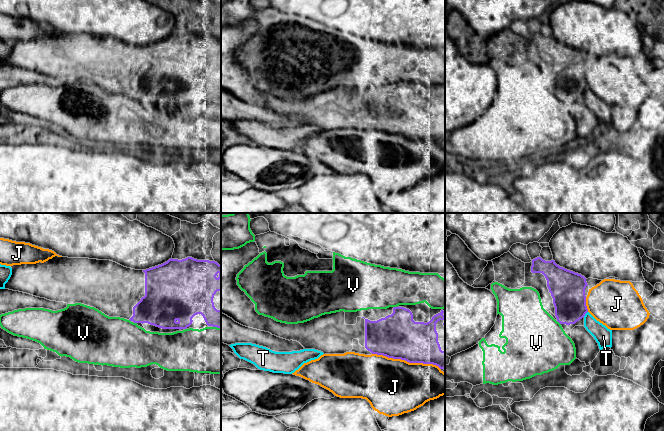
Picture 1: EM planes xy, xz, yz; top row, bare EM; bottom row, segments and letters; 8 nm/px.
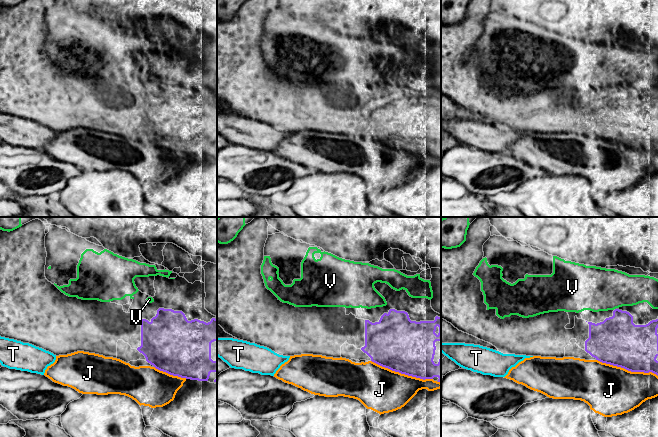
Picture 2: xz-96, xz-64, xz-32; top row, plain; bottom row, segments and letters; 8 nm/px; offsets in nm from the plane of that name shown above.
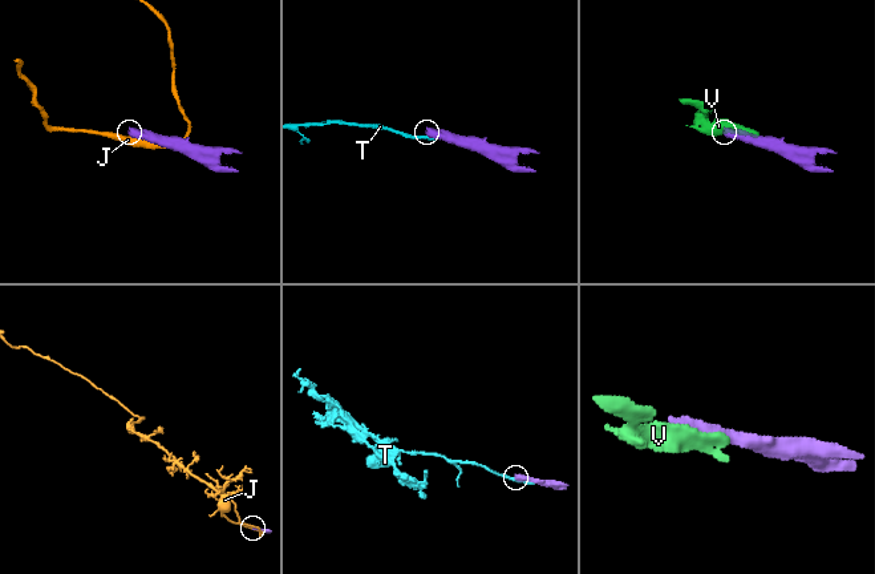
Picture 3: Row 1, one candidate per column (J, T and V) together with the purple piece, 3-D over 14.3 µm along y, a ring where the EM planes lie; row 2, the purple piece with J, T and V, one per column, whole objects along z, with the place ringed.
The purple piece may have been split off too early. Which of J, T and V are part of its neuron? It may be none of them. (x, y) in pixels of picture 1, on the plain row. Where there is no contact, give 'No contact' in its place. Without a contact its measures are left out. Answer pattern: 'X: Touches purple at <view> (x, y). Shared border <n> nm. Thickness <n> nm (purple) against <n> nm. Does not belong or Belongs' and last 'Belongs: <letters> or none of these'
J: Touches purple at xz (406, 136). Shared border 550 nm. Thickness 360 nm (purple) against 460 nm. Does not belong
T: Touches purple at yz (585, 89). Shared border 60 nm. Thickness 280 nm (purple) against 140 nm. Does not belong
V: Touches purple at xy (135, 98). Shared border 30 nm. Thickness 320 nm (purple) against 400 nm. Does not belong
Belongs: none of these

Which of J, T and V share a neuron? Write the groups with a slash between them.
J / T V

